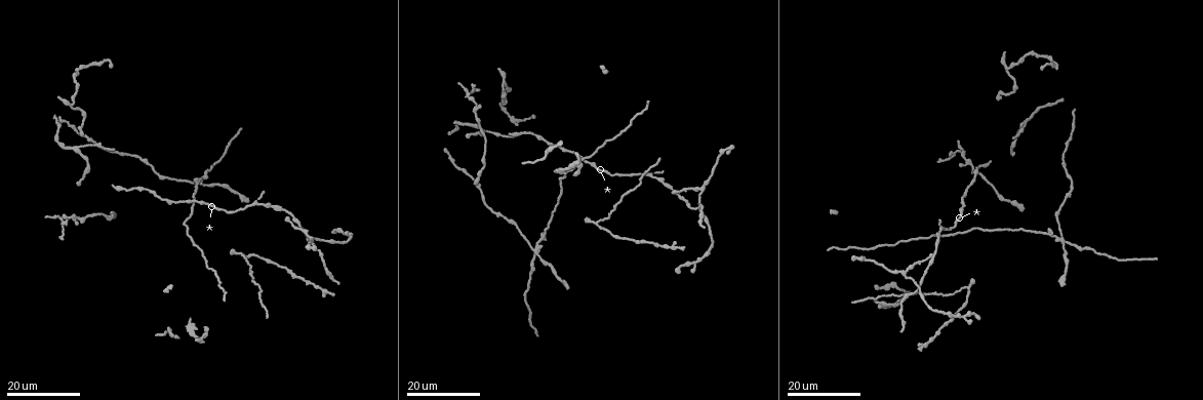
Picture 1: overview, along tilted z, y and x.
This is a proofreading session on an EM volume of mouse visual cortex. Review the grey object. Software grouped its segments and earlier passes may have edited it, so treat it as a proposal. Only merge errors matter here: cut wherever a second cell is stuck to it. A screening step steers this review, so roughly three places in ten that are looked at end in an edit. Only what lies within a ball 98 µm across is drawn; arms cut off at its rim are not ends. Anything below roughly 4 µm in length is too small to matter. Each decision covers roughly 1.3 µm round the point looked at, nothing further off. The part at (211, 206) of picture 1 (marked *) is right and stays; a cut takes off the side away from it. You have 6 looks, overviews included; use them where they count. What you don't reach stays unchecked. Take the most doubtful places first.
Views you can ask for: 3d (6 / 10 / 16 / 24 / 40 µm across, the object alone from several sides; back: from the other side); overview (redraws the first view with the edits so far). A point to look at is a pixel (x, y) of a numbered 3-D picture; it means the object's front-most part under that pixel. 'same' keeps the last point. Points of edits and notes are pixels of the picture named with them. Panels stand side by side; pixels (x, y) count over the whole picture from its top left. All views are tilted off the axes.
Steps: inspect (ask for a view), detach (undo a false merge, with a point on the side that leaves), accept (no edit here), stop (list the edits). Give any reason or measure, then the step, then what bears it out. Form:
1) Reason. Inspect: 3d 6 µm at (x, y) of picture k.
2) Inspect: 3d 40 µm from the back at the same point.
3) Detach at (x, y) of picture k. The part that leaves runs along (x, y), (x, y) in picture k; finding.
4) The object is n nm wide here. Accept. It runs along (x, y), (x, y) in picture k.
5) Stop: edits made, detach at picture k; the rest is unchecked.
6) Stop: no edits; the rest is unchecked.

Four-way junction. Inspect: 3d 16 µm at (78, 146) of picture 1.

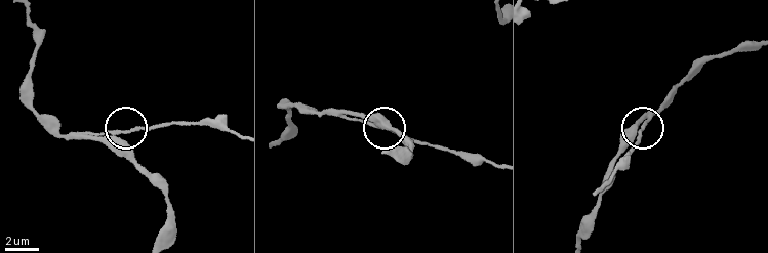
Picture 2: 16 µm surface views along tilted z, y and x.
Closer look. Inspect: 3d 6 µm at (120, 138) of picture 2.

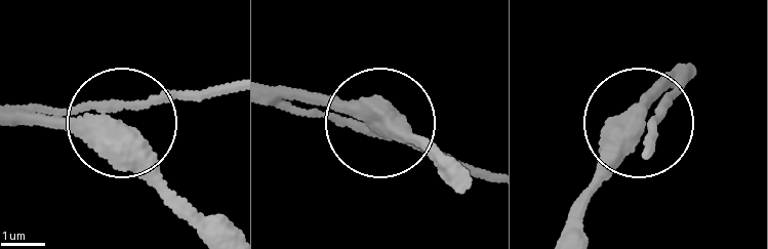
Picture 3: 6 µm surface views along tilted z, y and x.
Accept. Continuous, no second cell.

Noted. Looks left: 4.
Small branch off a trunk. Inspect: 3d 24 µm at (467, 97) of picture 1.

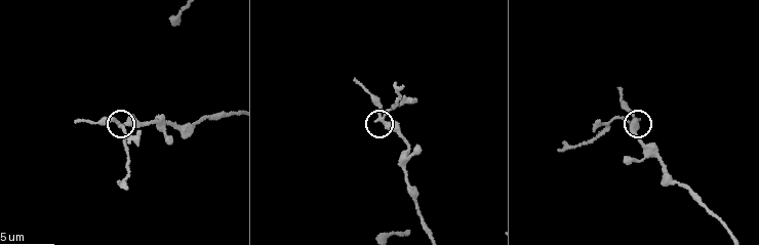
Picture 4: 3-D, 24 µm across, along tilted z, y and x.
Inspect: 3d 10 µm at (381, 117) of picture 4.

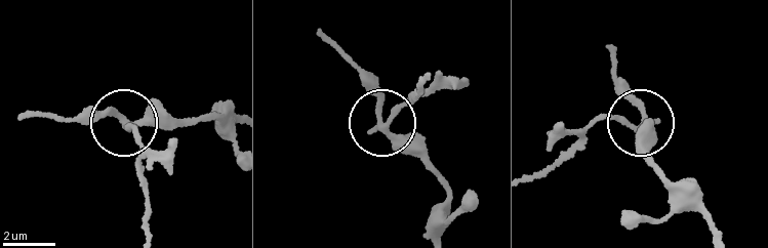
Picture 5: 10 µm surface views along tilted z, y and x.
The side arm is 5 µm long. Accept. All the same cell.

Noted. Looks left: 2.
Side arm on a straight run. Inspect: 3d 24 µm at (934, 255) of picture 1.

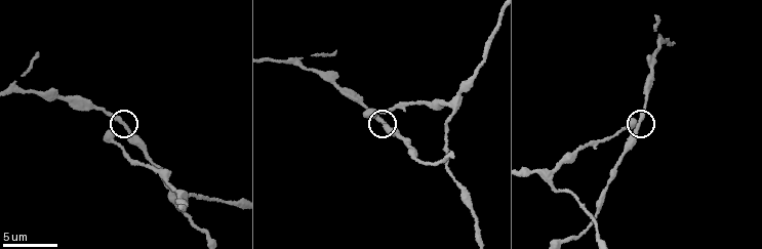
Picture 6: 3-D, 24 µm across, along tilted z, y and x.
Inspect: 3d 10 µm at (643, 119) of picture 6.

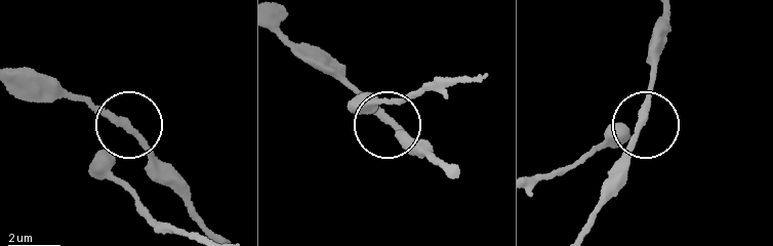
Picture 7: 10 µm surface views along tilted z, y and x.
The object is 210 nm wide here. Accept. It runs along (278, 25), (297, 47), (341, 71), (385, 118), (355, 106) in picture 7; one cell here.

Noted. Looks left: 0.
Stop: no edits; the rest is unchecked.

